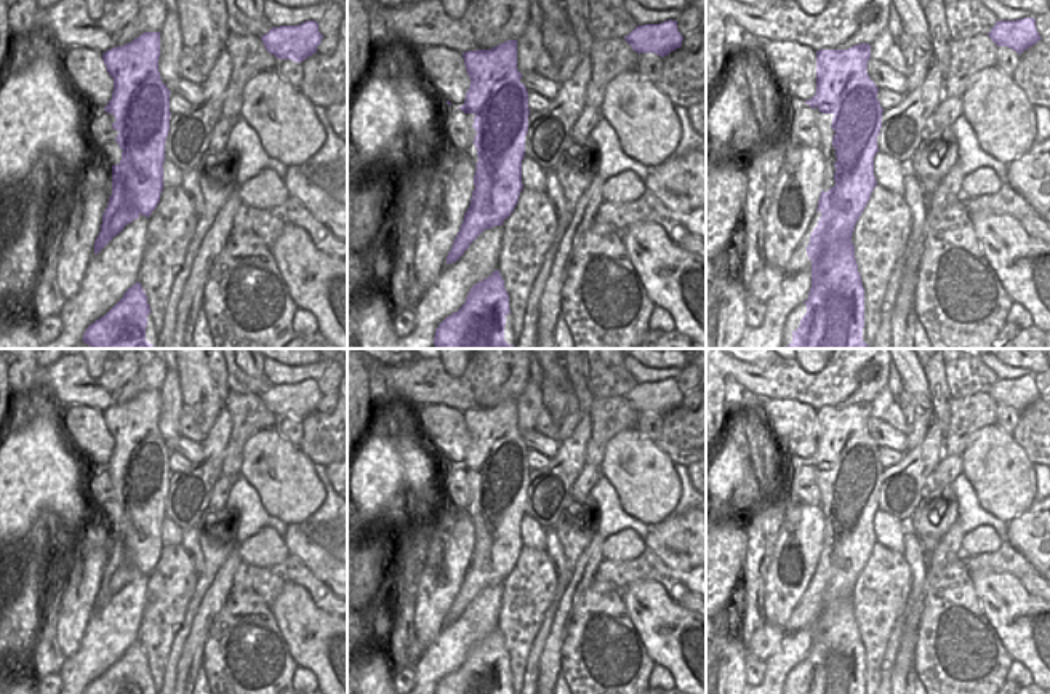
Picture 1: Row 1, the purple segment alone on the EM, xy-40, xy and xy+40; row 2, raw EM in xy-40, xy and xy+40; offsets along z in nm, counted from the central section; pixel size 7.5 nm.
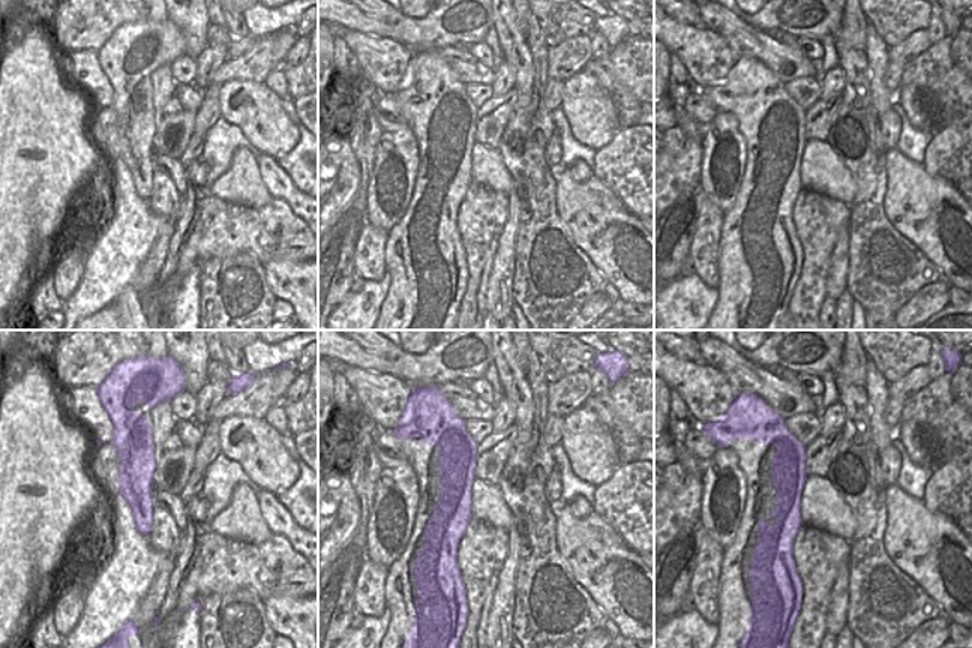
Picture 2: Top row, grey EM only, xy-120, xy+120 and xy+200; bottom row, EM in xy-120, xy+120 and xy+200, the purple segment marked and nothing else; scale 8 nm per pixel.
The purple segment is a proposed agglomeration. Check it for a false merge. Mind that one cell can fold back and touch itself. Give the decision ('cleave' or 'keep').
cleave

